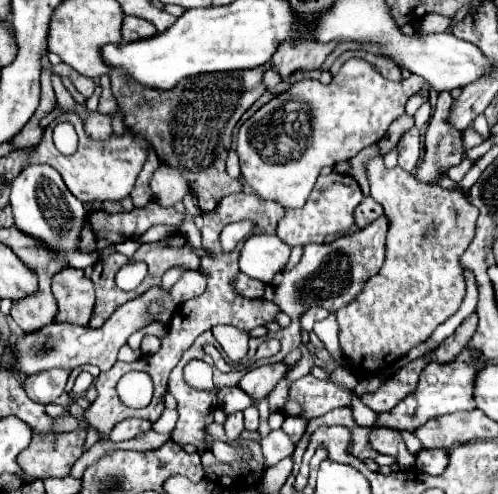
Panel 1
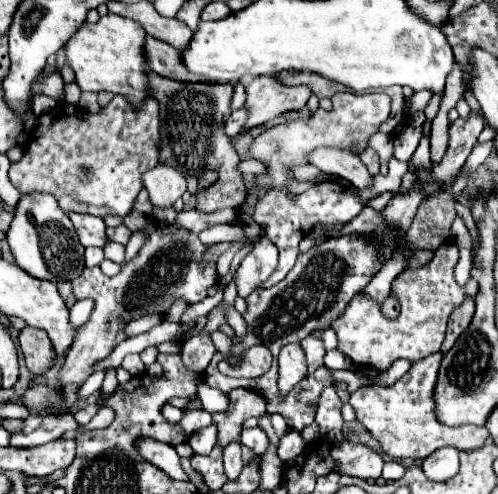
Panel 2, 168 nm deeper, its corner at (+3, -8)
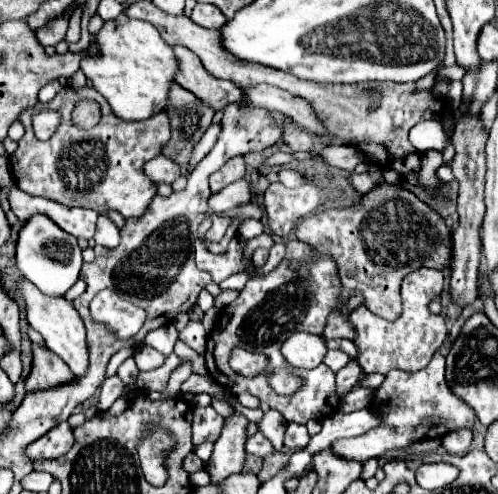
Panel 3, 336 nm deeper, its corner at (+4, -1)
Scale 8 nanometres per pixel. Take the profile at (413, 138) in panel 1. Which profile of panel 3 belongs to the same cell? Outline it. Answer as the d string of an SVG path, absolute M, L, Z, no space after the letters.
M434 119L422 121L422 123L414 125L410 129L410 143L420 153L424 153L426 149L438 149L438 151L442 151L444 149L444 131L442 131L442 125L438 121L434 121Z

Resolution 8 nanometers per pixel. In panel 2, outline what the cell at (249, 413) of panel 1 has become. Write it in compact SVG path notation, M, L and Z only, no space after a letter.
M257 426L257 428L243 430L243 434L241 434L241 444L247 446L253 454L263 454L263 452L267 450L269 438L267 438L267 434Z

